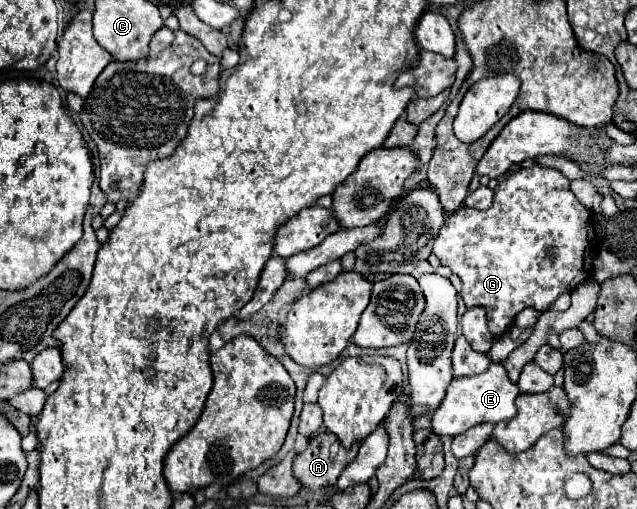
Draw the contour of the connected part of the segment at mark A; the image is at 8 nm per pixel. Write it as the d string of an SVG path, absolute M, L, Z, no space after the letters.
M332 432L310 438L308 448L294 458L294 478L306 490L334 488L342 470L356 458L358 444L346 452Z

